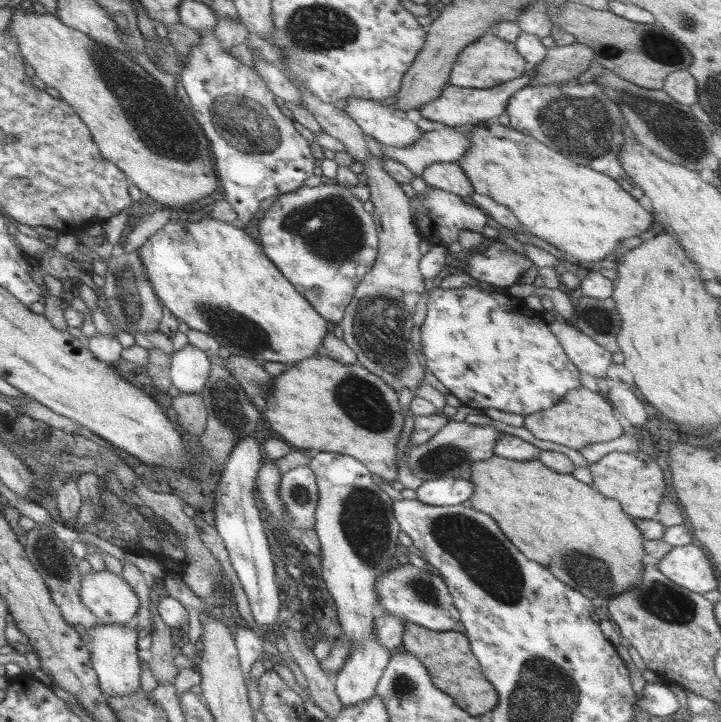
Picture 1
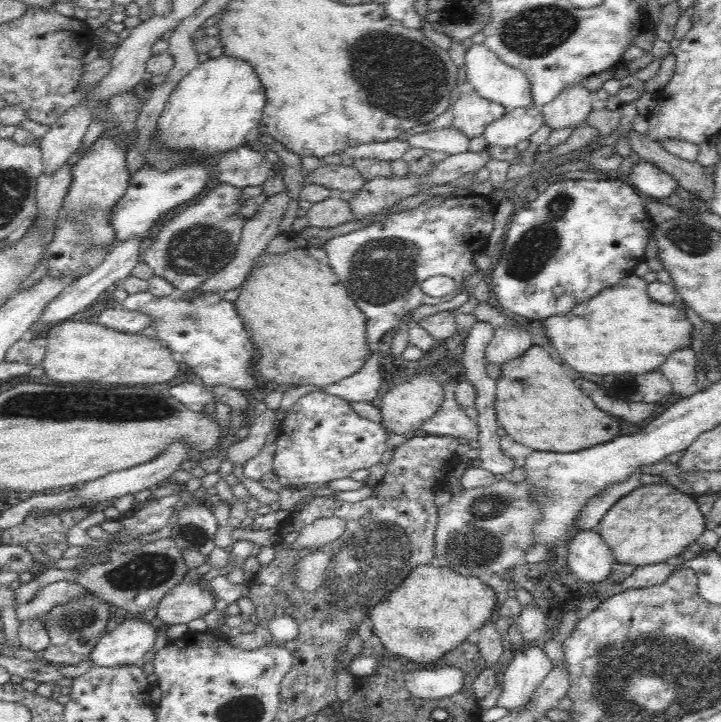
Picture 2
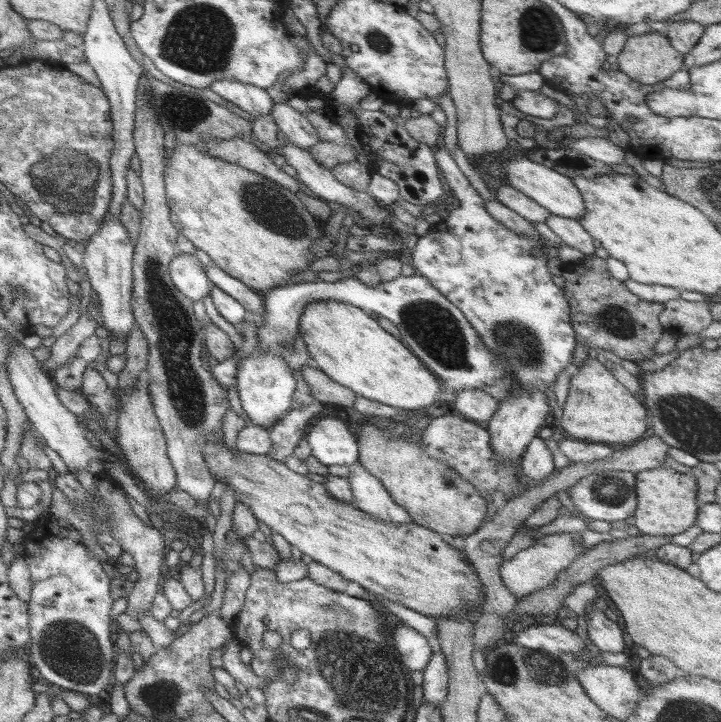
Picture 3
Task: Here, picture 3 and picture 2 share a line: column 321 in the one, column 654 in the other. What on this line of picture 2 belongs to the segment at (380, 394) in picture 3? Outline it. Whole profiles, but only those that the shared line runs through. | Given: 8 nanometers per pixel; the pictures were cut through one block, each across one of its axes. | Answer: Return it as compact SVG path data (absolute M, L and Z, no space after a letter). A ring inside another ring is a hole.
M637 275L626 276L616 286L600 292L590 303L576 306L568 316L552 316L544 321L544 333L552 341L549 350L566 365L570 365L576 373L588 376L644 376L650 372L658 372L669 359L679 351L690 349L694 324L686 317L685 311L678 307L665 305L650 298L647 283Z

